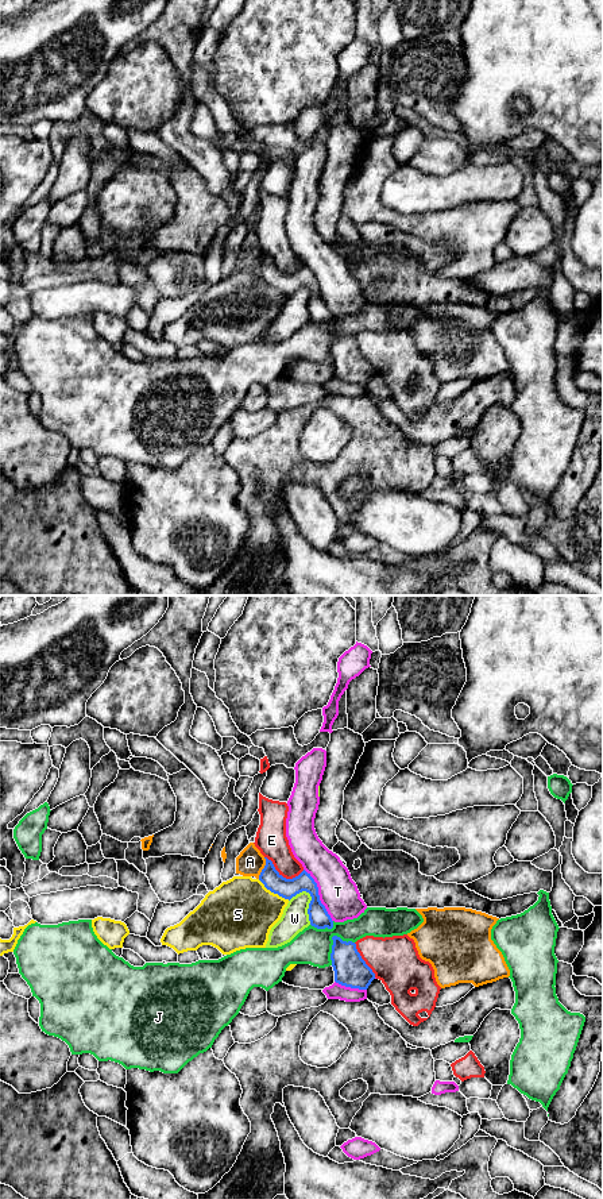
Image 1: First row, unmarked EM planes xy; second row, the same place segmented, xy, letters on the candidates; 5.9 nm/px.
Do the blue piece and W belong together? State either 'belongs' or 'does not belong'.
does not belong

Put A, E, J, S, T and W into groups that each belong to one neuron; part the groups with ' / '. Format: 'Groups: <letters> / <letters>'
Groups: A / E / J / S / T / W

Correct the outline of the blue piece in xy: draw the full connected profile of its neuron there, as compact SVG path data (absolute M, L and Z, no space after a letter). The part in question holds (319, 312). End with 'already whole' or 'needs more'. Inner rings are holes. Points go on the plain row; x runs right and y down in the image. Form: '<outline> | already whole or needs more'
M264 254L266 261L259 270L259 275L264 282L289 296L302 286L309 288L312 292L308 304L310 320L317 324L332 324L333 316L320 296L317 278L310 269L304 265L298 271L286 274L275 265L271 255Z | already whole

